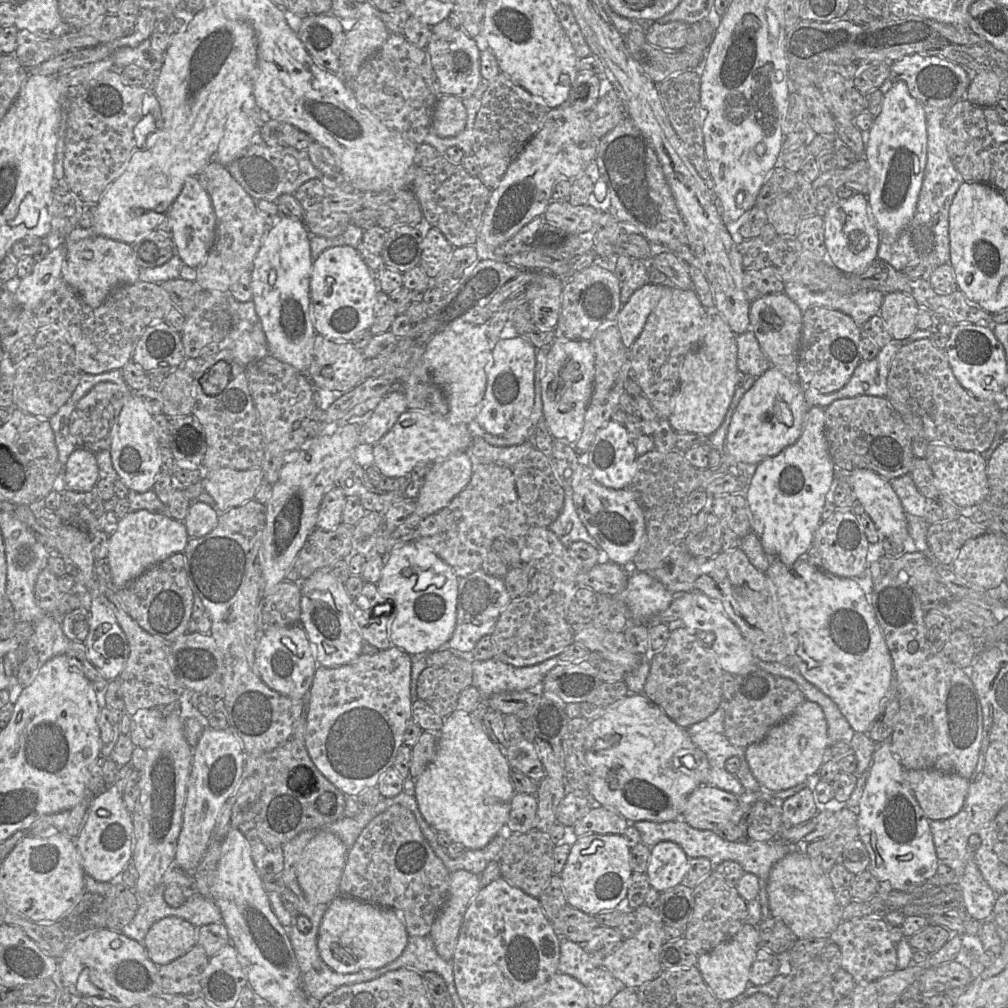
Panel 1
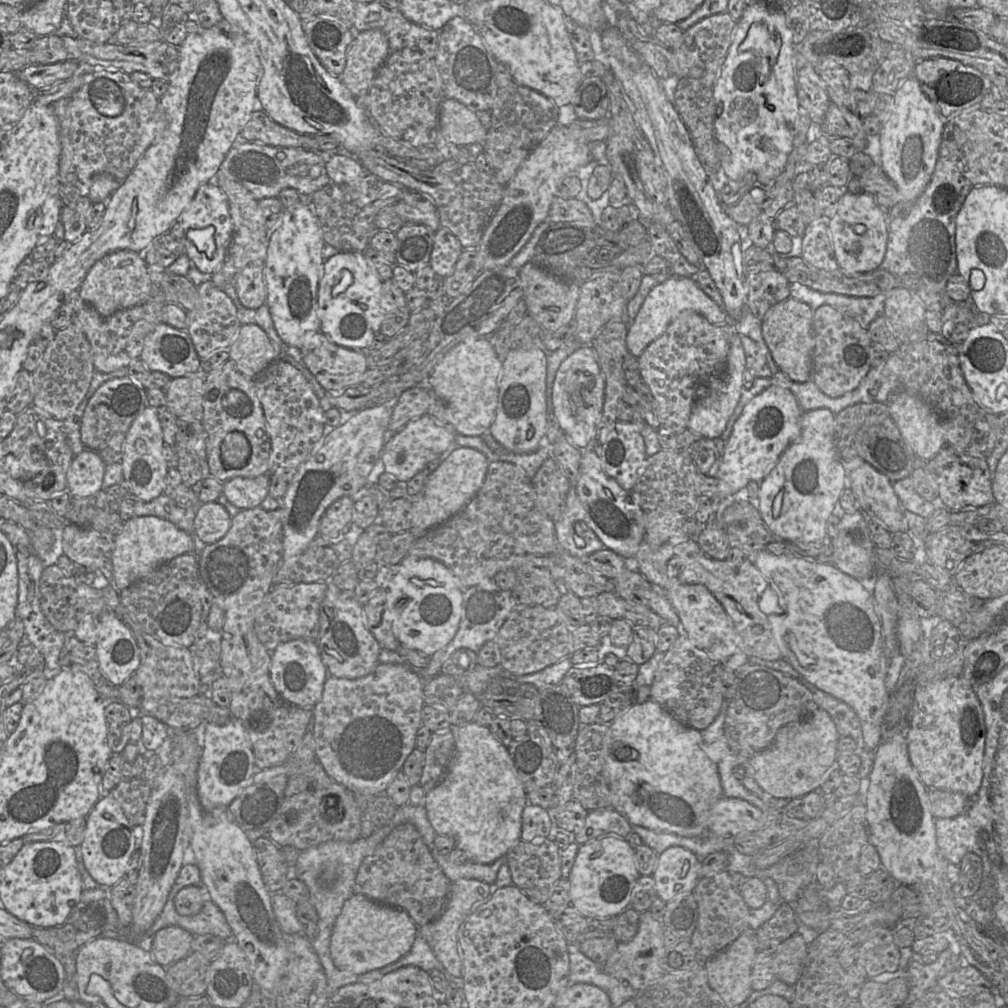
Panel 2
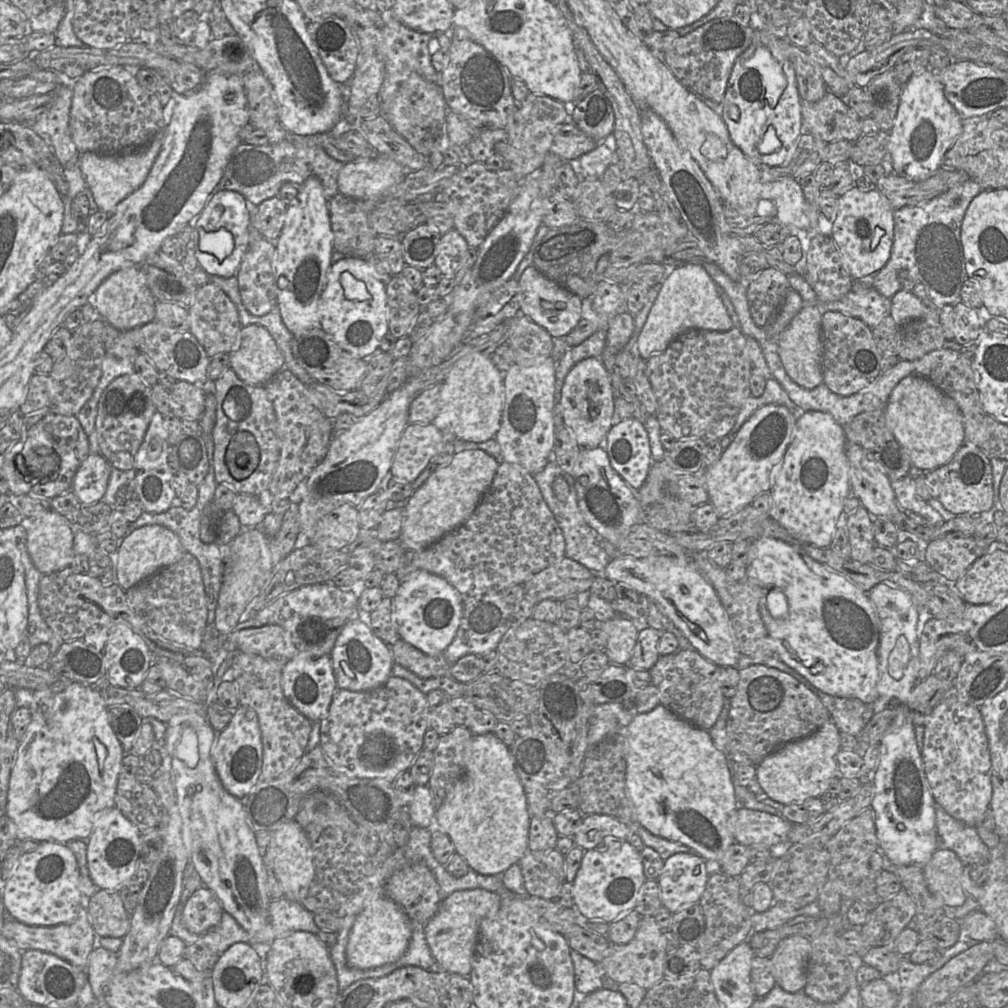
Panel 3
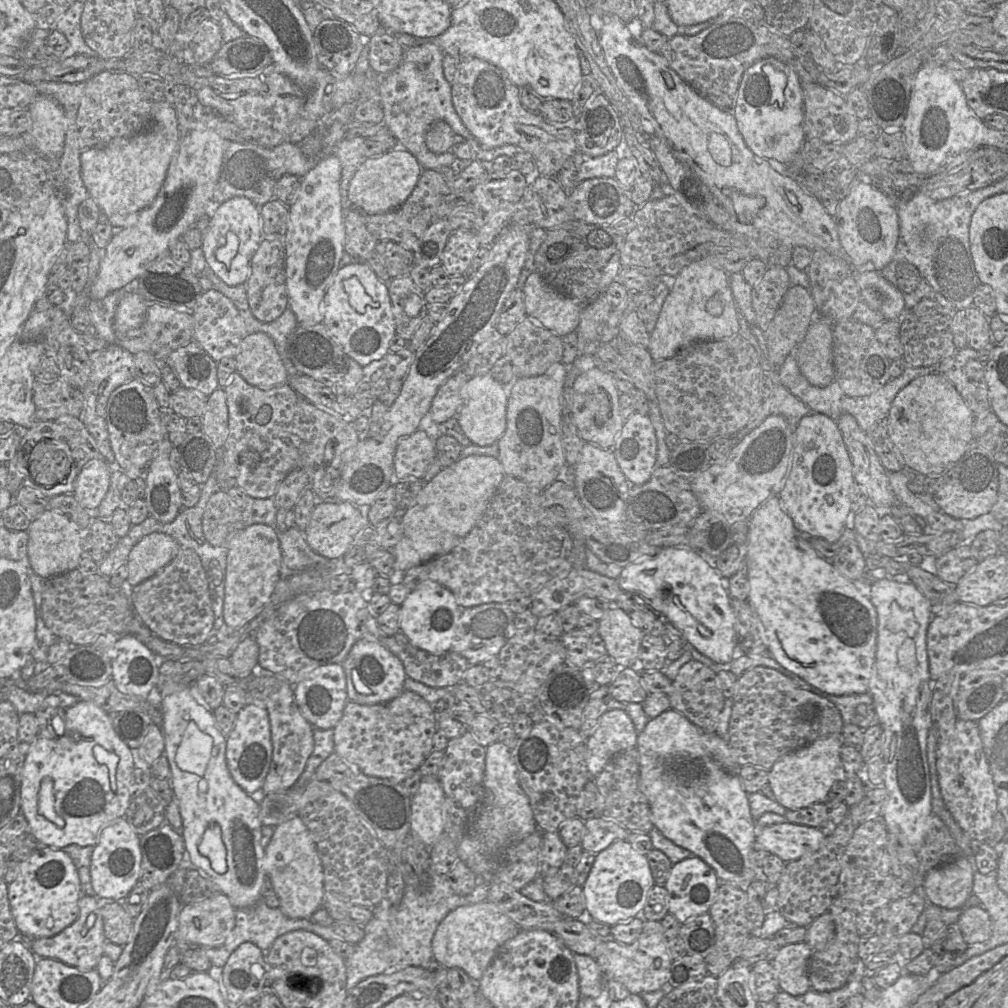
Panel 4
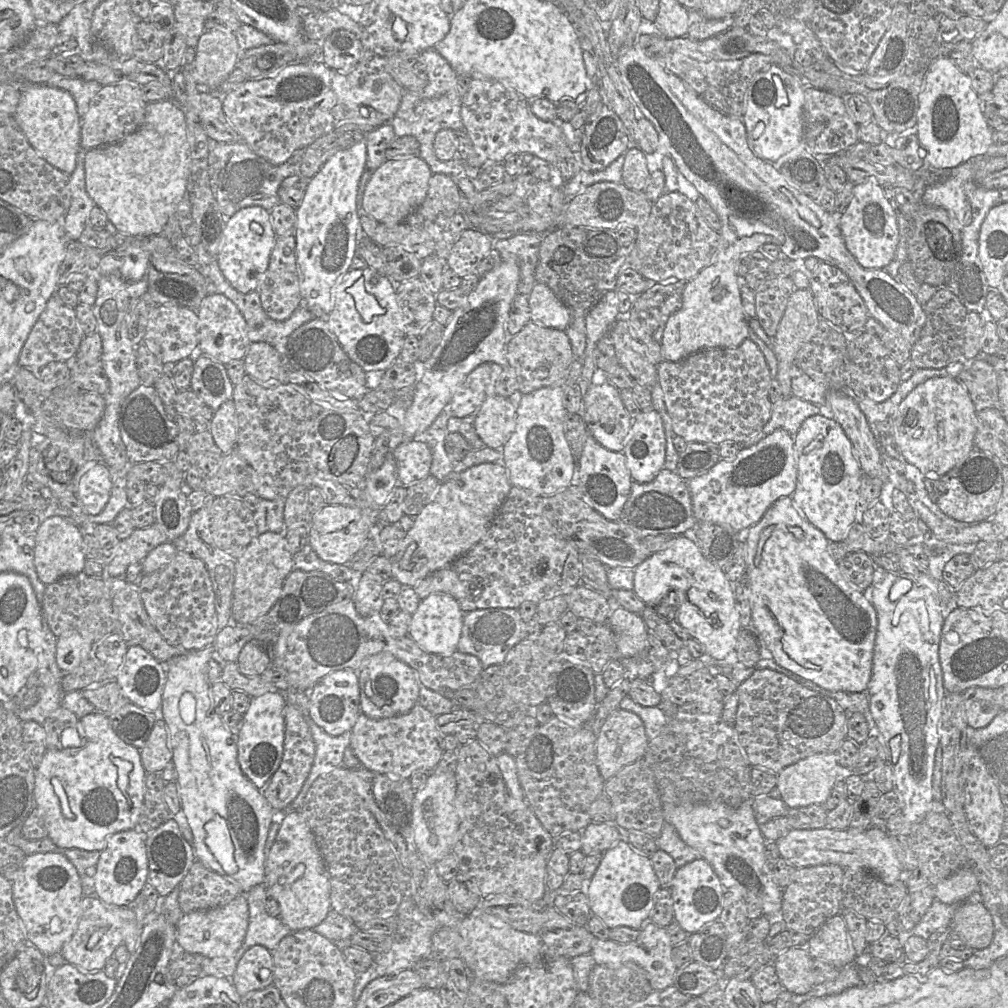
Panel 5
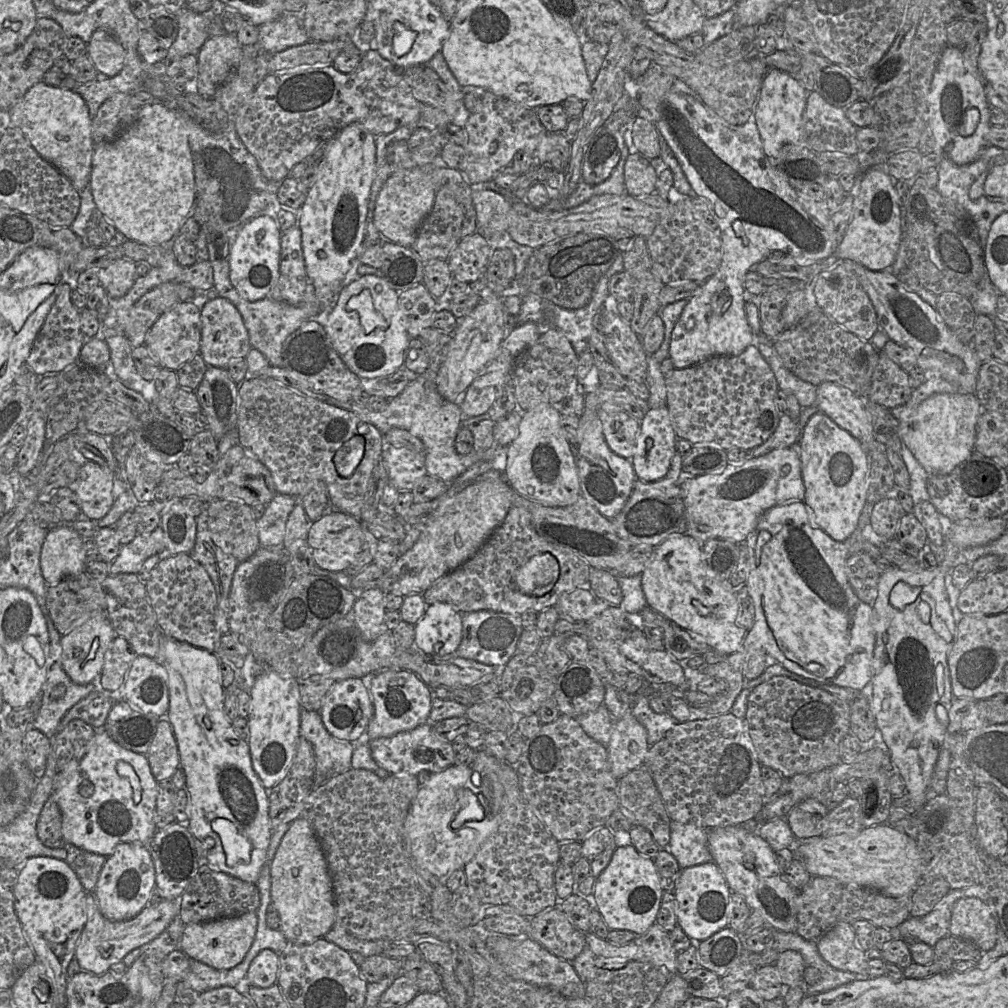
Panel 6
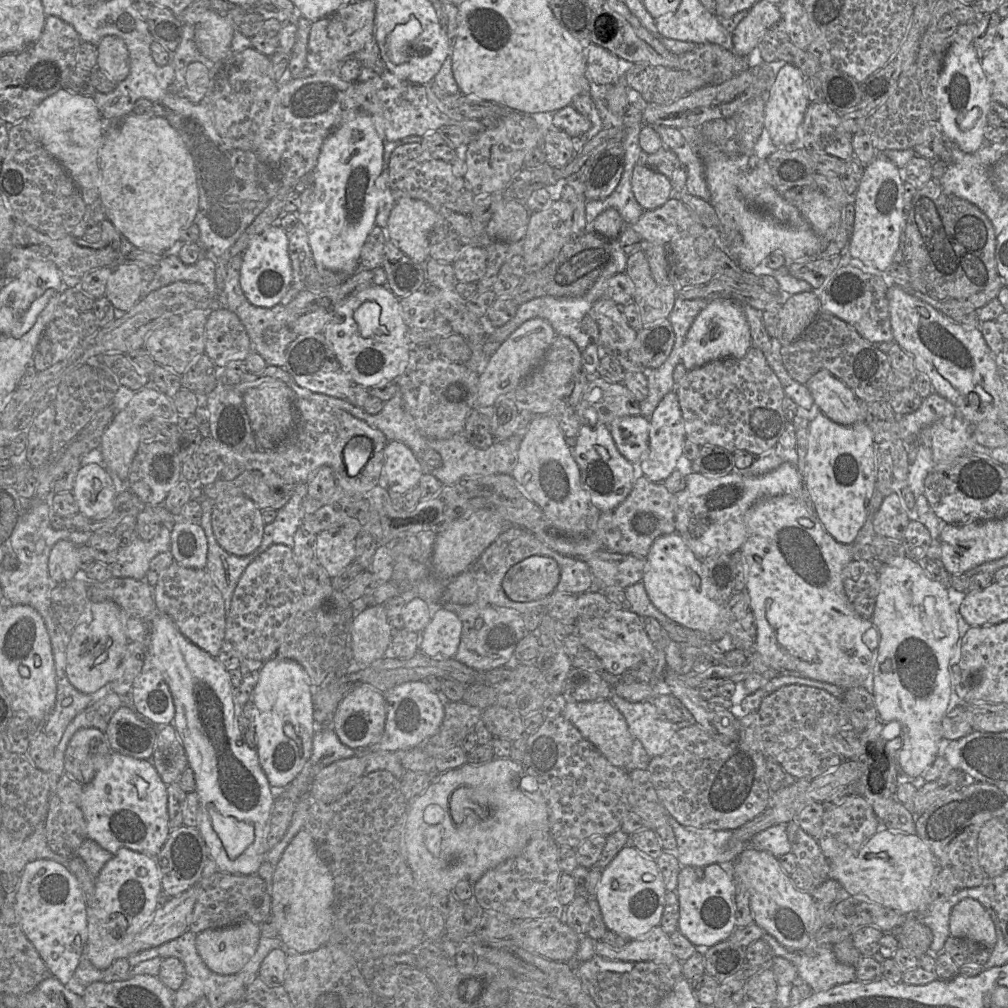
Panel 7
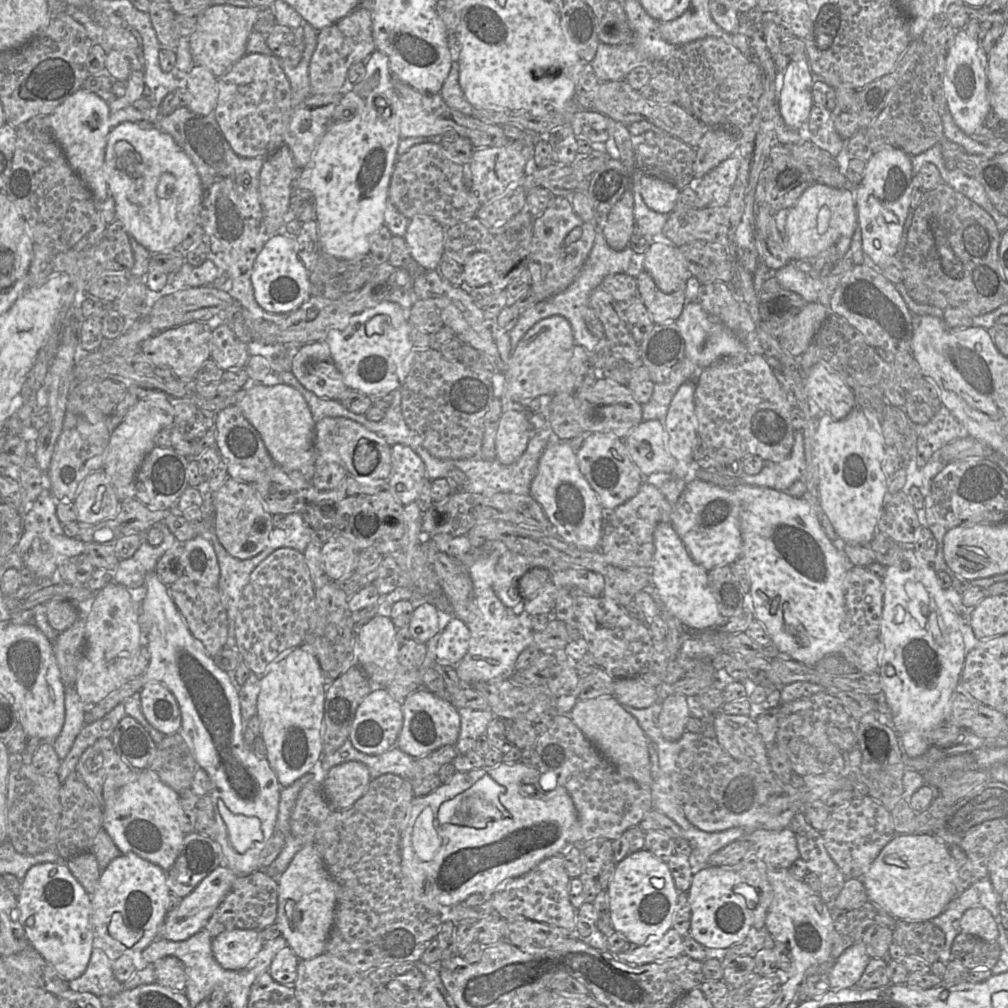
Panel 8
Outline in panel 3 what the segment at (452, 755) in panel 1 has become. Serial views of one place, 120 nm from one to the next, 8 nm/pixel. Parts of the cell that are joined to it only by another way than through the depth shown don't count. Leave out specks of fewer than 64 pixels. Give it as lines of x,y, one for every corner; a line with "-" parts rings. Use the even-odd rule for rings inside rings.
494,733
473,735
464,746
463,759
465,764
465,771
461,778
456,782
452,790
449,792
442,805
436,809
434,825
449,837
455,848
455,852
465,859
471,870
483,875
500,875
501,877
501,875
511,865
518,863
519,860
528,851
528,836
531,816
528,813
525,791
517,775
517,772
515,771
509,747
506,746

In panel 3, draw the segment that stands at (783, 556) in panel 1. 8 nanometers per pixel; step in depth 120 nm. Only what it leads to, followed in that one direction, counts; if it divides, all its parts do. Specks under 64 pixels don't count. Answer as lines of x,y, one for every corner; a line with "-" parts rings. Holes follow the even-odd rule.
800,411
783,462
777,470
770,489
769,516
803,544
830,547
836,524
843,512
843,503
850,491
847,440
843,427
829,414
821,411

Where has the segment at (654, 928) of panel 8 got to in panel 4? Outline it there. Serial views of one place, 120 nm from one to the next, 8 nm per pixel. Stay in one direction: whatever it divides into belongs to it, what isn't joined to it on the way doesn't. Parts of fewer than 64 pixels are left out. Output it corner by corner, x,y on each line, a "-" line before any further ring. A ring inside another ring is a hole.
627,839
616,840
595,854
591,870
582,885
585,914
588,918
608,926
641,916
648,893
654,885
645,854
638,851

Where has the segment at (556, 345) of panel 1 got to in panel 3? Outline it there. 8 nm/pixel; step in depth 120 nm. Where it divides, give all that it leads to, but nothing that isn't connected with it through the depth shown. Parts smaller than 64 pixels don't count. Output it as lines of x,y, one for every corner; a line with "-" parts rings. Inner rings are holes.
586,358
569,371
561,391
563,420
581,448
596,448
605,440
614,425
615,399
611,376
599,358

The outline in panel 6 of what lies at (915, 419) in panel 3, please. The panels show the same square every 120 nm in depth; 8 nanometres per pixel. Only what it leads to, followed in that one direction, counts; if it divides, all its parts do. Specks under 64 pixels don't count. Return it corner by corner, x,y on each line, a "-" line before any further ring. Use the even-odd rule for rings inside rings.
934,394
922,401
905,420
899,421
900,440
930,474
949,474
975,450
977,422
982,405
975,394

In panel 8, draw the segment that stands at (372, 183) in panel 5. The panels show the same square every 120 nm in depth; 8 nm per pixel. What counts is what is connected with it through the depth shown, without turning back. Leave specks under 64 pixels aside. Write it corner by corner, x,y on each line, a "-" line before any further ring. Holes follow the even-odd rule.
427,215
409,219
404,239
412,258
425,270
435,270
444,257
444,227

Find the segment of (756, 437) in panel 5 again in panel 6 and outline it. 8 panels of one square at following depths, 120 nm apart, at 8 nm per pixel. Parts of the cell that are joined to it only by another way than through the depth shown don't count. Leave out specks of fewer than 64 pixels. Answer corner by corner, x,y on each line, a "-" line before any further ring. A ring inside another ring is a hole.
816,405
802,407
799,418
793,420
786,413
780,415
779,424
773,434
763,444
746,450
746,460
762,456
774,449
788,448
799,441
802,430
810,417
820,412

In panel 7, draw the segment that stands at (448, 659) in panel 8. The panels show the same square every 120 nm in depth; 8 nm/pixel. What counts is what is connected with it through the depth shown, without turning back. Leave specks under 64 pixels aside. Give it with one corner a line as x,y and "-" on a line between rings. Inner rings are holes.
439,608
422,631
420,651
433,659
455,657
462,634
462,622
451,611

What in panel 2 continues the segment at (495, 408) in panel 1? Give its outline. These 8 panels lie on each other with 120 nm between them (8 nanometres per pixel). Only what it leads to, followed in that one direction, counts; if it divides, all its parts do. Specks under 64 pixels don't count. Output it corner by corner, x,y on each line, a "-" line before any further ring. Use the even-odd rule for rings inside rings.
543,345
529,349
511,349
502,361
498,403
489,433
510,452
534,452
545,438
547,431
546,376
549,353

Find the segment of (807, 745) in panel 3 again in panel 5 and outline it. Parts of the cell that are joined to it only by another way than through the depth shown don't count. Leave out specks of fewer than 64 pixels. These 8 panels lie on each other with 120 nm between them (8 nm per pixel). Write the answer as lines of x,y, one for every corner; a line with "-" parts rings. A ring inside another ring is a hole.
819,753
791,764
777,774
776,788
779,790
780,799
788,808
823,804
831,793
837,779
845,780
854,774
851,769
840,765
836,753

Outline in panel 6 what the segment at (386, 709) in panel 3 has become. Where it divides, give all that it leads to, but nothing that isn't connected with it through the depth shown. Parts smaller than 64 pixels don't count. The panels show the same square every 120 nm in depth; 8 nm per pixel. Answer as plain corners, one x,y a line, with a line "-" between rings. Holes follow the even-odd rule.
425,722
418,727
399,732
390,737
377,738
368,742
375,762
391,775
416,775
427,770
439,773
454,764
456,752
450,743
440,741
436,737
434,726

